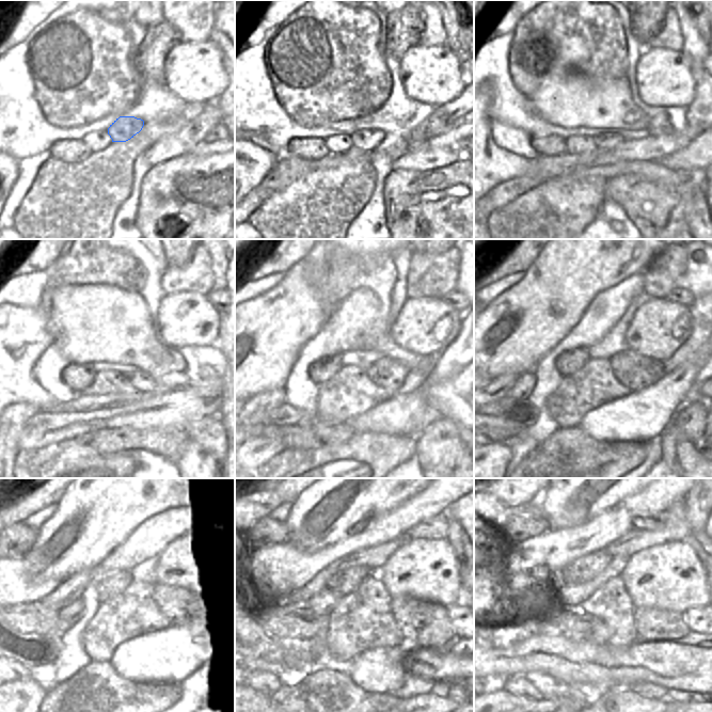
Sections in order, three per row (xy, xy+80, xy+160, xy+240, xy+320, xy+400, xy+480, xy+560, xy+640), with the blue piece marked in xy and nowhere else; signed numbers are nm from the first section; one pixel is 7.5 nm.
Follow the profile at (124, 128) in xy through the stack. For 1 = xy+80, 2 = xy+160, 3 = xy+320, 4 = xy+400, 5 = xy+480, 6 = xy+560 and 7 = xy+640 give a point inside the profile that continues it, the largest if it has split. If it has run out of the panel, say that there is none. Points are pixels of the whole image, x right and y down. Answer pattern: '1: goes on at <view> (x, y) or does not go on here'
1: goes on at xy+80 (363, 139)
2: goes on at xy+160 (607, 140)
3: goes on at xy+320 (386, 373)
4: goes on at xy+400 (632, 368)
5: goes on at xy+480 (180, 608)
6: goes on at xy+560 (426, 625)
7: goes on at xy+640 (652, 625)

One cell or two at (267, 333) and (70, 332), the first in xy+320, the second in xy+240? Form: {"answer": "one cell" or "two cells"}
{"answer": "two cells"}

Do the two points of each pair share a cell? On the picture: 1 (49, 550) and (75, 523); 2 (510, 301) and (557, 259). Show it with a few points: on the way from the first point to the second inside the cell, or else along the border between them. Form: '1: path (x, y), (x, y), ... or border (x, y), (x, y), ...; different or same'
1: path (56, 543), (69, 529); same
2: path (522, 295), (546, 271); same

